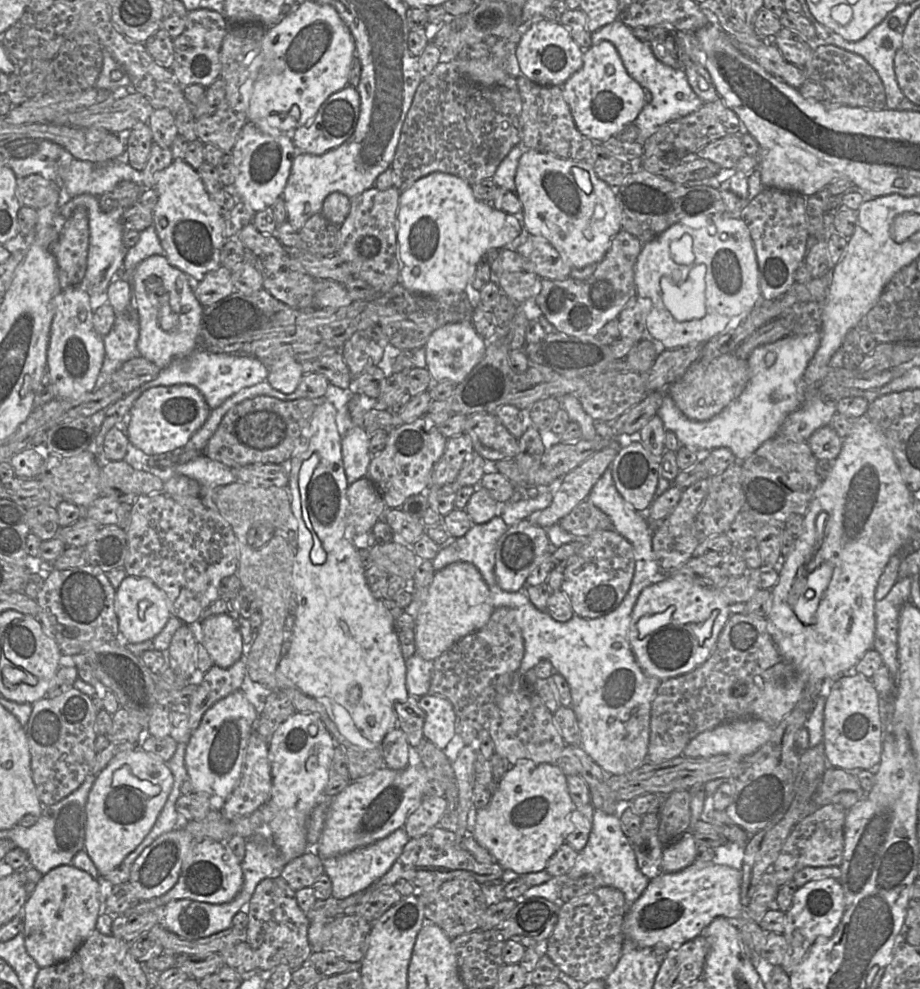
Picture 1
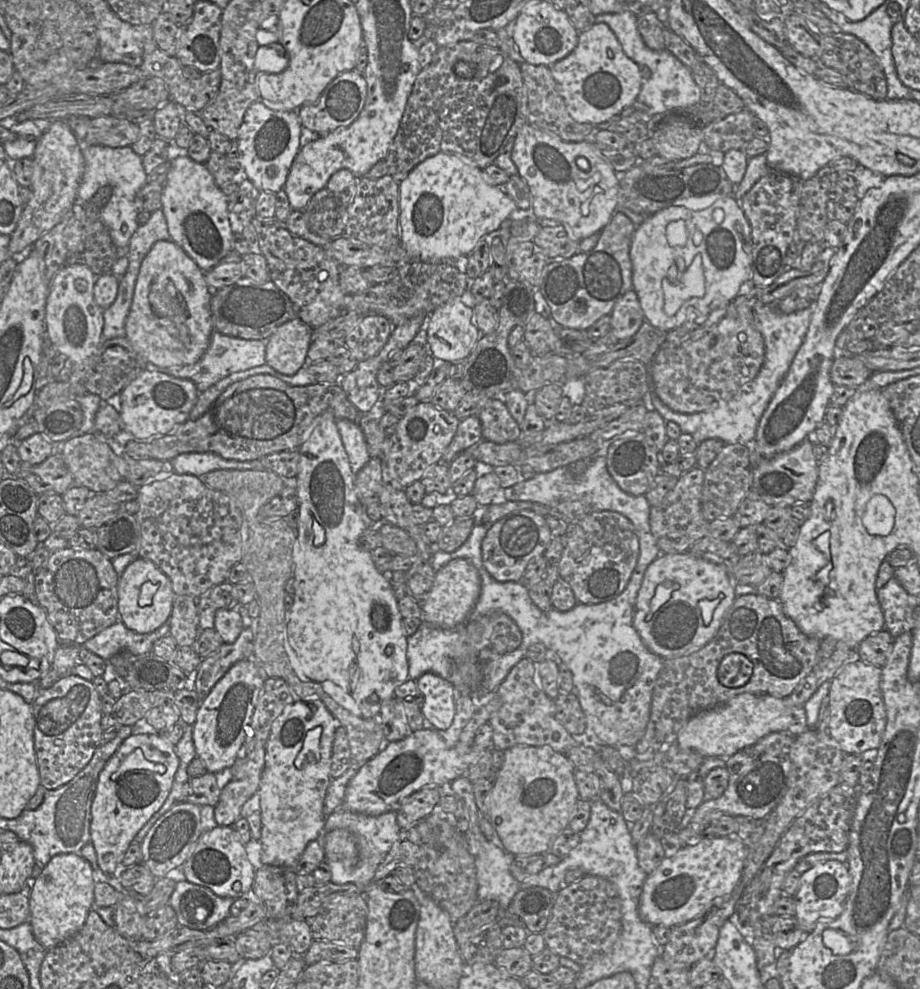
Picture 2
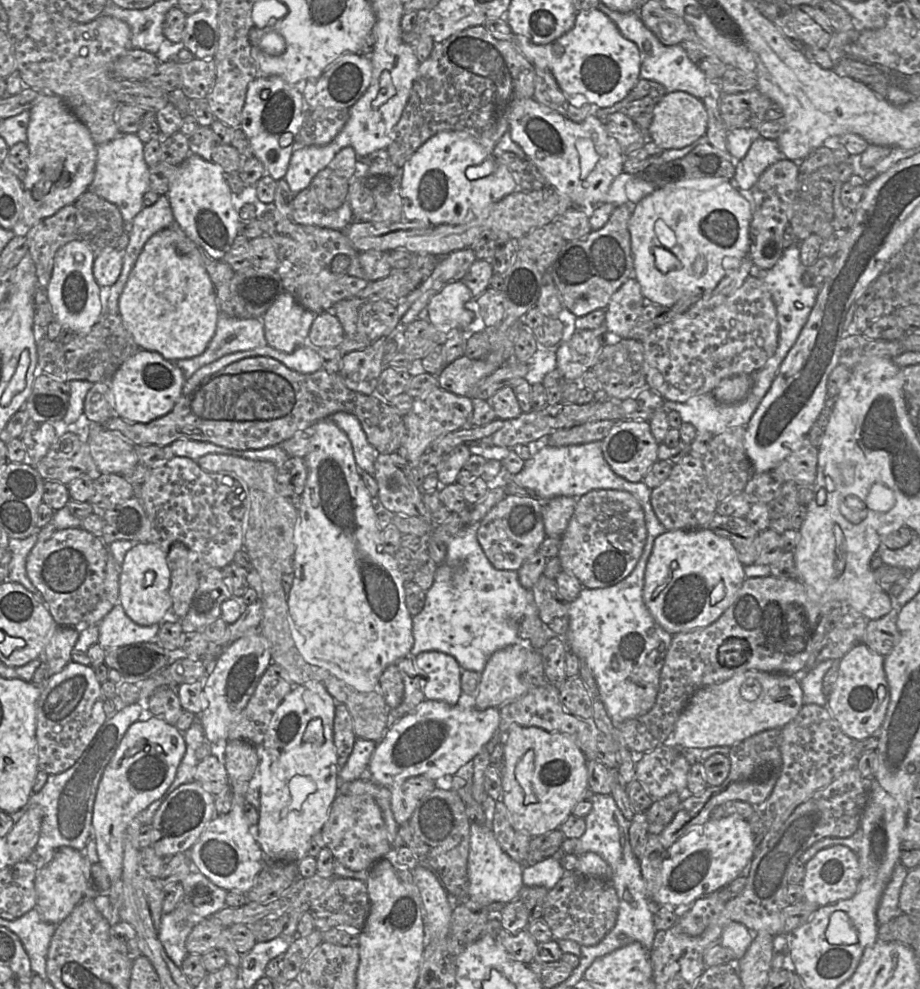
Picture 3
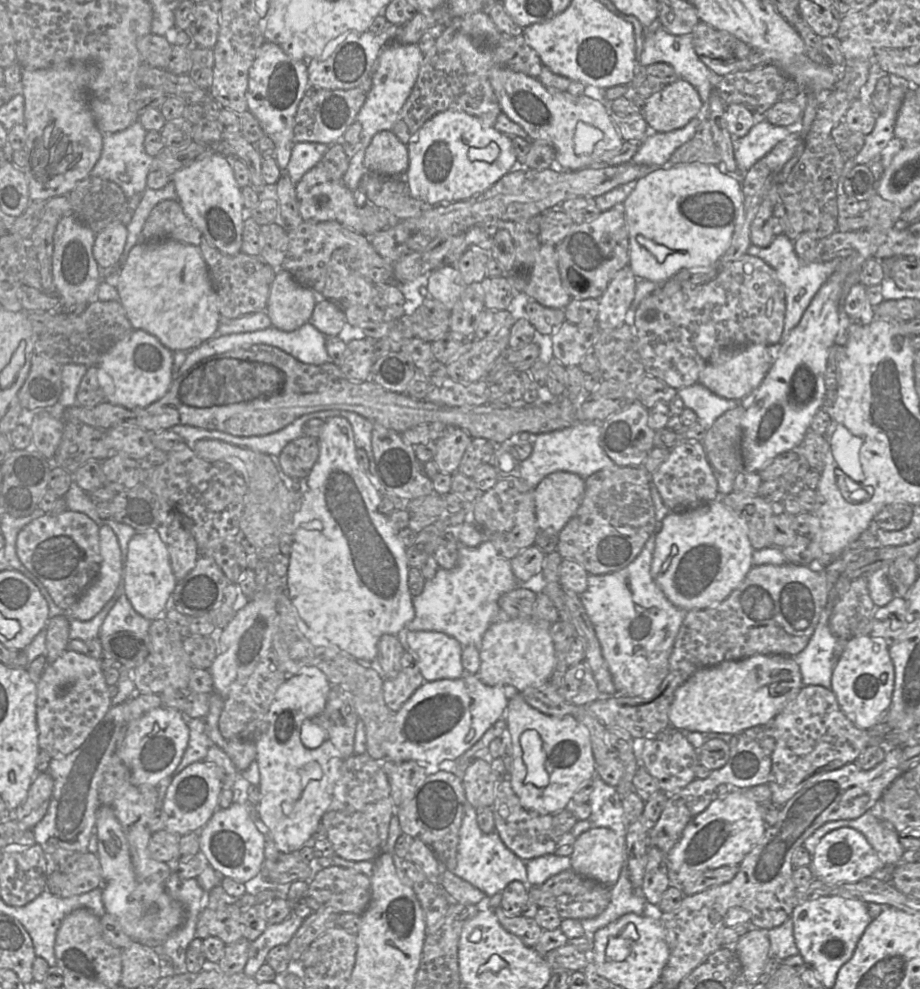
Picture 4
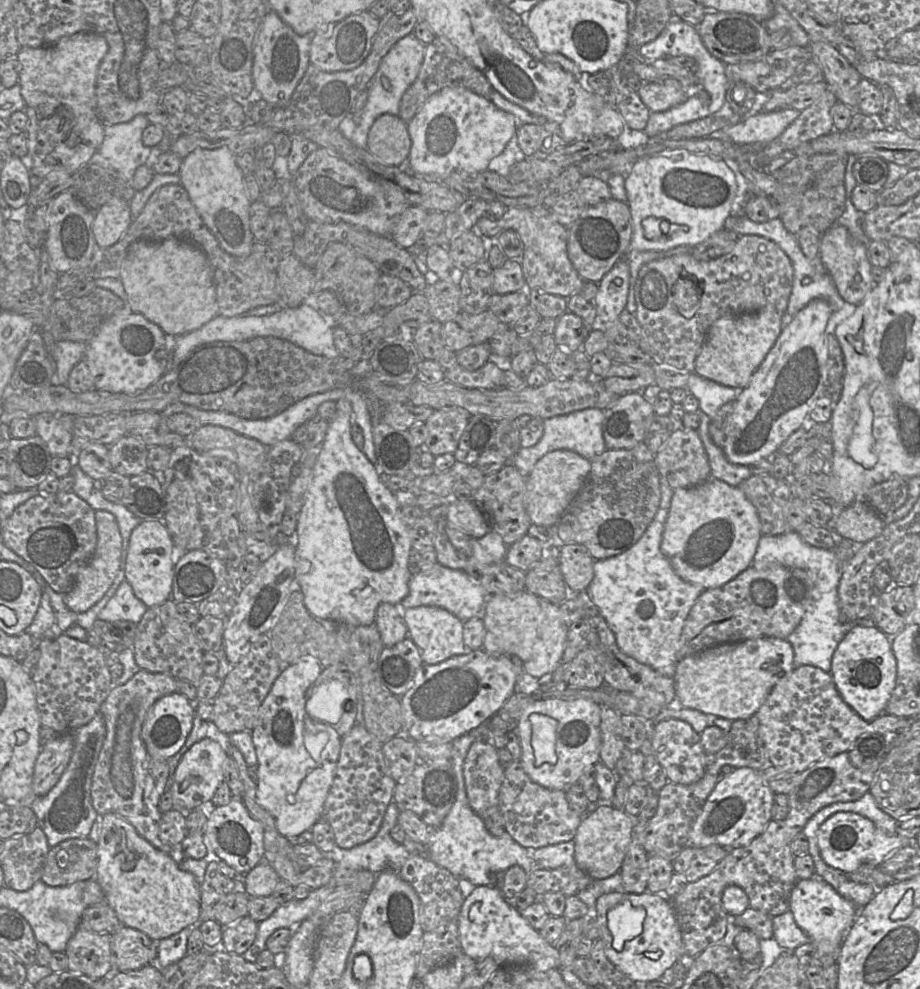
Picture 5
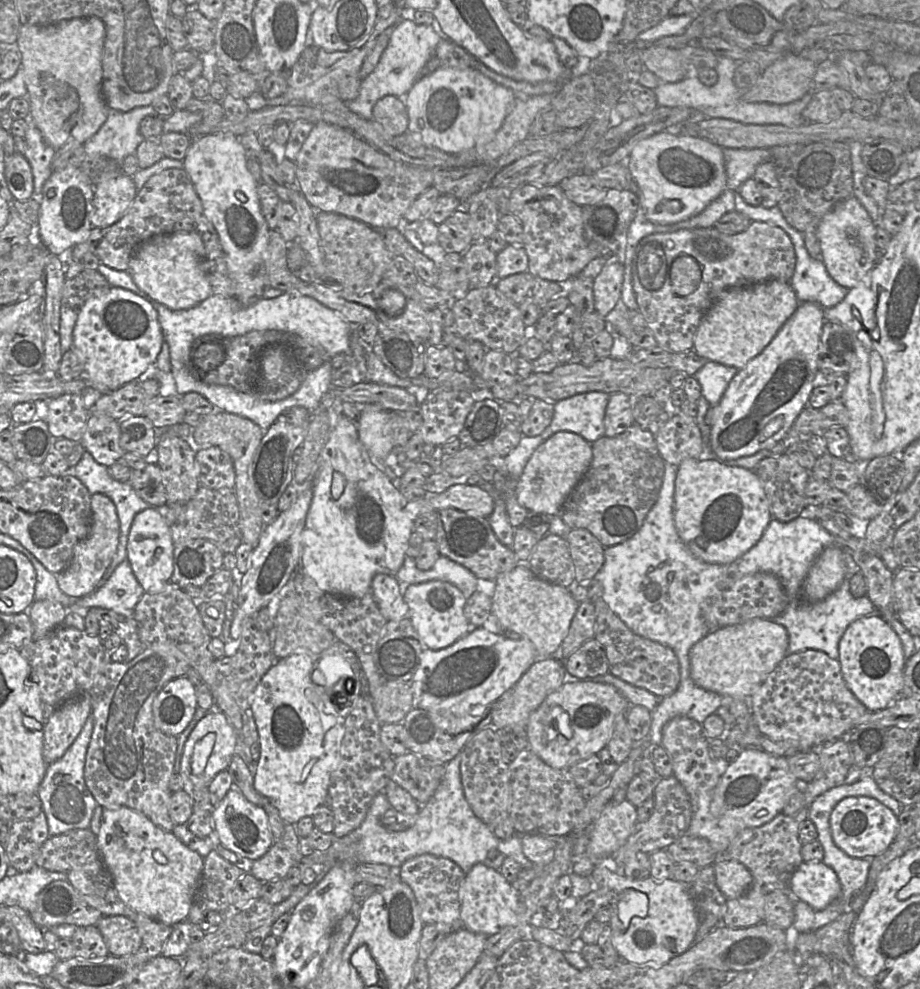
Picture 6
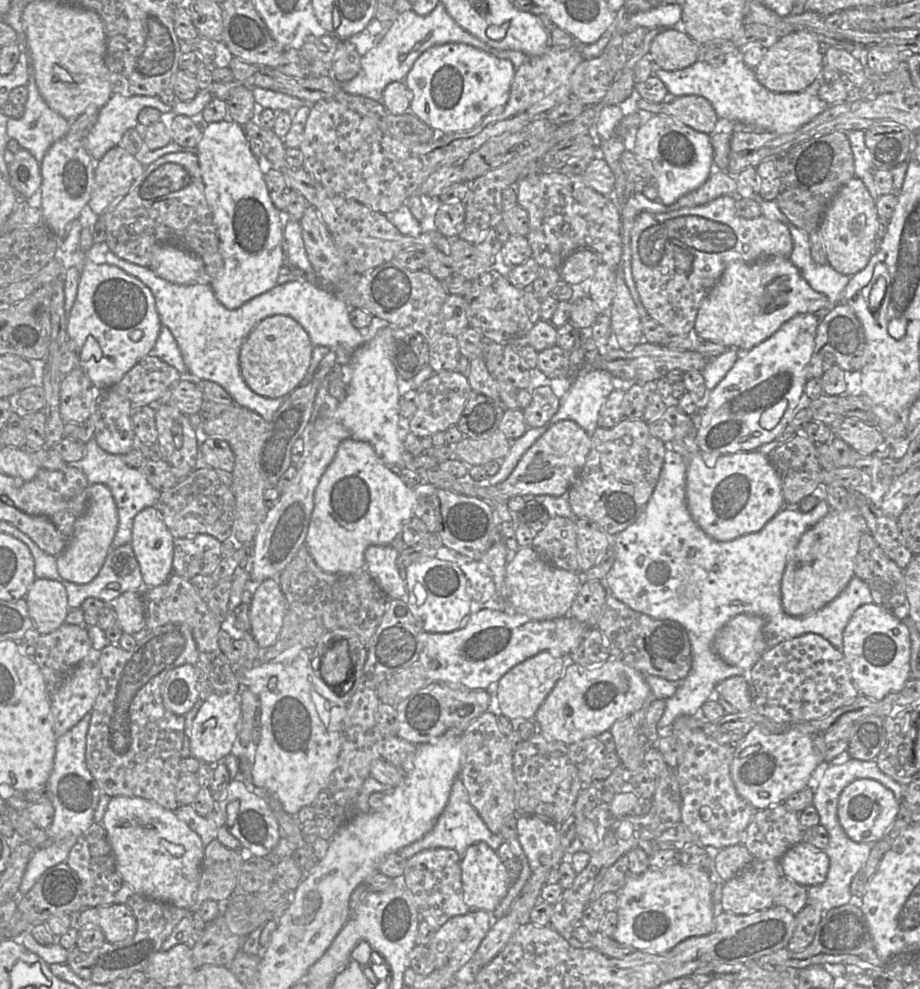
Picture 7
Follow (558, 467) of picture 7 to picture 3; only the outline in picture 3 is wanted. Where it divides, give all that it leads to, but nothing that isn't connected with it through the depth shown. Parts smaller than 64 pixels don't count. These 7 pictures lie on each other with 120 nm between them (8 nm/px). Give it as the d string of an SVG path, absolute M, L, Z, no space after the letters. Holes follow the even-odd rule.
M558 496L542 502L542 518L547 536L563 535L574 513L577 499Z

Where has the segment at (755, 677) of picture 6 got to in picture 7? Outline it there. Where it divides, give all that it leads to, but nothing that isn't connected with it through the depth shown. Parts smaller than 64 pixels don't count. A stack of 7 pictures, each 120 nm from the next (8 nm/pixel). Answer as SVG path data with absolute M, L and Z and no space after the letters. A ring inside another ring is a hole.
M738 615L717 632L713 647L726 663L739 667L743 675L768 649L763 634L764 620L756 615Z

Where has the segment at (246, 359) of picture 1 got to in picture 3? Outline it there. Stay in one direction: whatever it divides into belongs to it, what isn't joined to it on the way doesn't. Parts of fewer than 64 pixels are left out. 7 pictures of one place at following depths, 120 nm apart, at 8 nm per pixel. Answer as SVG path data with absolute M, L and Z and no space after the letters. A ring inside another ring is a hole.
M220 314L215 334L199 356L173 361L185 379L190 378L198 369L221 357L235 352L252 350L265 346L262 318L232 318Z

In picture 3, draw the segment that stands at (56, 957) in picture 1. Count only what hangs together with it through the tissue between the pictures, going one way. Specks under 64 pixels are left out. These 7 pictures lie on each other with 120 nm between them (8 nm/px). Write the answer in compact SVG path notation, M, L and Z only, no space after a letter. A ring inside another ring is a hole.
M60 847L55 850L52 860L38 869L35 879L36 908L45 922L60 924L82 901L90 883L91 865L83 852L71 847Z

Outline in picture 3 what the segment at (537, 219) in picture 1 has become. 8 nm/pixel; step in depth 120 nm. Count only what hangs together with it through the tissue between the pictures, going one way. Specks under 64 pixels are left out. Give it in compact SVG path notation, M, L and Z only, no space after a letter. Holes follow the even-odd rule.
M533 97L526 98L513 106L509 132L512 140L537 167L546 184L566 194L573 207L589 213L605 203L613 181L624 172L625 156L619 143L607 132L604 121L595 115L576 123L541 105Z

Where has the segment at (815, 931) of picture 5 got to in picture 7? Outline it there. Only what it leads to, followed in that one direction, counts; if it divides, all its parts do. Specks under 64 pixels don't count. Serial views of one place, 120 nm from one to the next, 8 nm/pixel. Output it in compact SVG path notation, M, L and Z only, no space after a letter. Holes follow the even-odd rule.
M805 841L791 847L779 862L783 877L808 888L824 883L830 864L825 850Z

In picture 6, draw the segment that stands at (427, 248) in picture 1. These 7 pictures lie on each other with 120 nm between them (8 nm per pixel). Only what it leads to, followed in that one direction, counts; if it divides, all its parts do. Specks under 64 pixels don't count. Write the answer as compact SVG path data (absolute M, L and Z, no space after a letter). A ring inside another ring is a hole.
M444 67L417 79L406 94L408 131L428 147L449 155L484 145L500 129L514 104L514 93L479 70Z

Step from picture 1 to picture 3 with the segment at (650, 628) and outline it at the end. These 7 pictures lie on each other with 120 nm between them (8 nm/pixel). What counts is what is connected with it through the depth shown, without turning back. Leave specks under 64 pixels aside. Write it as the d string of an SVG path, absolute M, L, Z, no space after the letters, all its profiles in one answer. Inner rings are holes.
M711 528L666 530L659 535L647 562L644 603L655 621L675 635L715 622L731 605L746 576L729 538Z

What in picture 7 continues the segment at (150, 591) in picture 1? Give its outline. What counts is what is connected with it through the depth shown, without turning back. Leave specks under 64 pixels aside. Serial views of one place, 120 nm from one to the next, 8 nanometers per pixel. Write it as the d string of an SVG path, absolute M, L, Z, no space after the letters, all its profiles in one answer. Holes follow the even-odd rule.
M155 506L142 509L134 517L130 544L146 588L164 584L173 573L173 541Z

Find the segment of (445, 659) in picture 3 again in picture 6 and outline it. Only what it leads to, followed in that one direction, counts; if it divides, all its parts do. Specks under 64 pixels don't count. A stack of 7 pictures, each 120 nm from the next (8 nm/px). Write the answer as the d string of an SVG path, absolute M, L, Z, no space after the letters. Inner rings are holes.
M433 580L410 585L404 599L409 608L409 618L424 648L433 651L448 648L472 630L465 616L467 599L456 586L449 582Z

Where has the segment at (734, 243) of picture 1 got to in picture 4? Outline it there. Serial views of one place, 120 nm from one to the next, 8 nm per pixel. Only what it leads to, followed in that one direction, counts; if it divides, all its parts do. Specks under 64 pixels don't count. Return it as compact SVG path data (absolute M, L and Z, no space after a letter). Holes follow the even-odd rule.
M686 163L675 166L659 167L646 176L636 180L635 187L630 195L627 196L623 203L629 233L629 265L637 279L649 280L657 285L668 281L682 270L687 270L691 274L708 273L720 264L720 259L731 244L731 239L735 229L736 221L741 210L743 210L743 192L739 181L729 174L720 171L718 166L703 163Z

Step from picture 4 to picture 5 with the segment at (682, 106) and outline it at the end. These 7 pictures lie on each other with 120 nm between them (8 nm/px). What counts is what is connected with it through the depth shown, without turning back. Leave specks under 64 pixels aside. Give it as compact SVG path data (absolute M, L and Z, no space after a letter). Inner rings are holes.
M675 78L663 82L643 82L638 93L651 112L667 111L682 104L688 97L682 83Z

